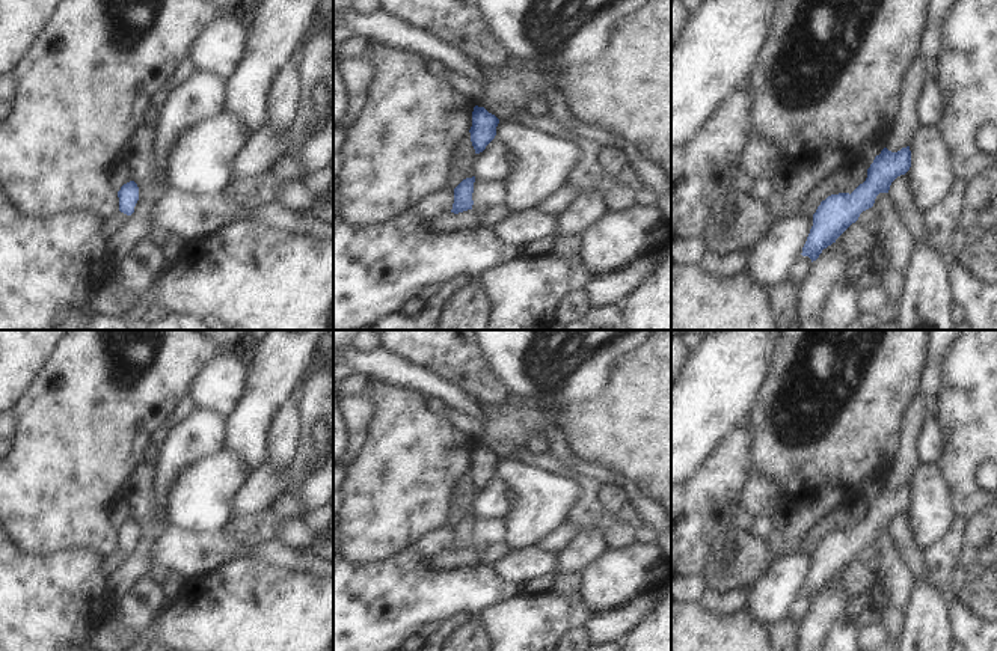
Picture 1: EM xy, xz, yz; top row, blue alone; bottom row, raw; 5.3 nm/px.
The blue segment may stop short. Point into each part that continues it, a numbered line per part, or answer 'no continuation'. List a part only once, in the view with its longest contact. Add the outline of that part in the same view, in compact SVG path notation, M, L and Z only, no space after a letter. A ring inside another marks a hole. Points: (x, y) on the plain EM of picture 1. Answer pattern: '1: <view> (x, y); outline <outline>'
no continuation

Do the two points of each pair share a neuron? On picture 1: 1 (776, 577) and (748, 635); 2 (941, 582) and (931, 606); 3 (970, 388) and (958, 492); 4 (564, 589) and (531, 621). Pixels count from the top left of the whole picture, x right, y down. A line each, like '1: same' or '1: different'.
1: different
2: different
3: same
4: different

